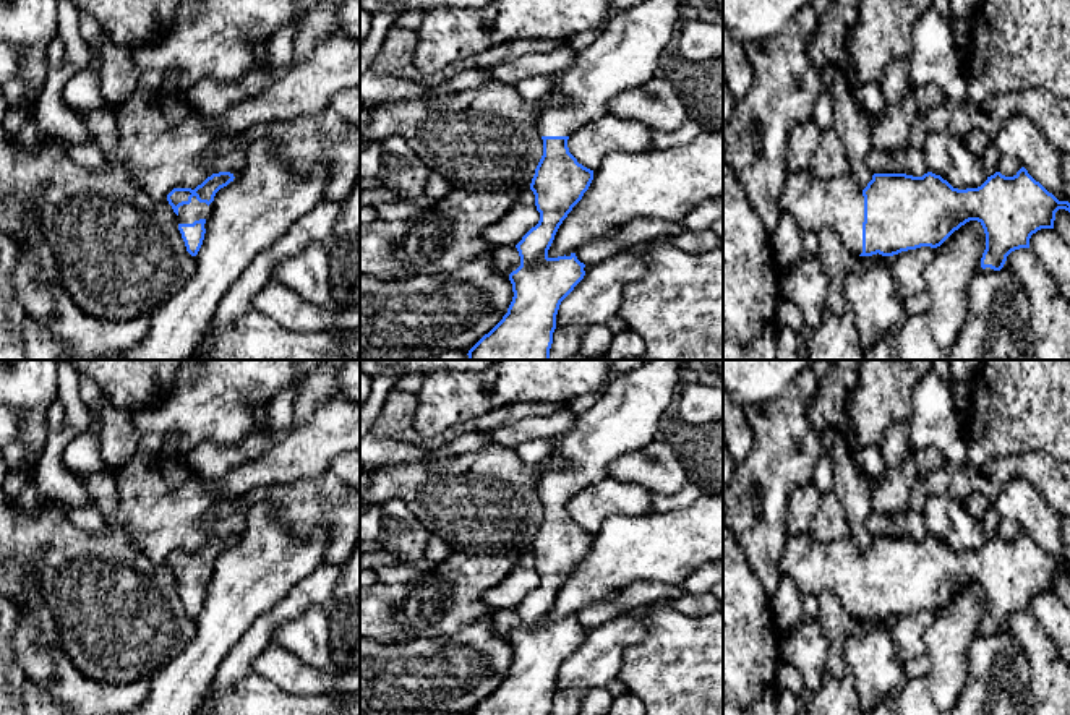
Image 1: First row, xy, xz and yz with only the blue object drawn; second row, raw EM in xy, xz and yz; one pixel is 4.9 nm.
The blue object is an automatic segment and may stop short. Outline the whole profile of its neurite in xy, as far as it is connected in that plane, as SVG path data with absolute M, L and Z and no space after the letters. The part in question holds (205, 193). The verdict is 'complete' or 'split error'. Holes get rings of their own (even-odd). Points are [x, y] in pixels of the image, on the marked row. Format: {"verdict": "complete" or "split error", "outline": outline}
{"verdict": "split error", "outline": "M230 172L212 173L195 190L173 188L167 195L167 201L177 214L178 230L185 242L186 251L191 256L196 256L203 245L216 193L233 182L237 175L238 173Z"}

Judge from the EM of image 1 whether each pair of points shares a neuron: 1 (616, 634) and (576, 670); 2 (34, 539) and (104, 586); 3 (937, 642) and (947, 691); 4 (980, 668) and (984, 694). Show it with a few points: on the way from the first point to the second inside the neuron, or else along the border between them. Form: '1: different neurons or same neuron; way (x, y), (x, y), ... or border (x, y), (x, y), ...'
1: same neuron; way (607, 644), (586, 665)
2: same neuron; way (52, 547), (86, 579)
3: same neuron; way (947, 654), (947, 680)
4: same neuron; way (984, 675), (984, 688)

